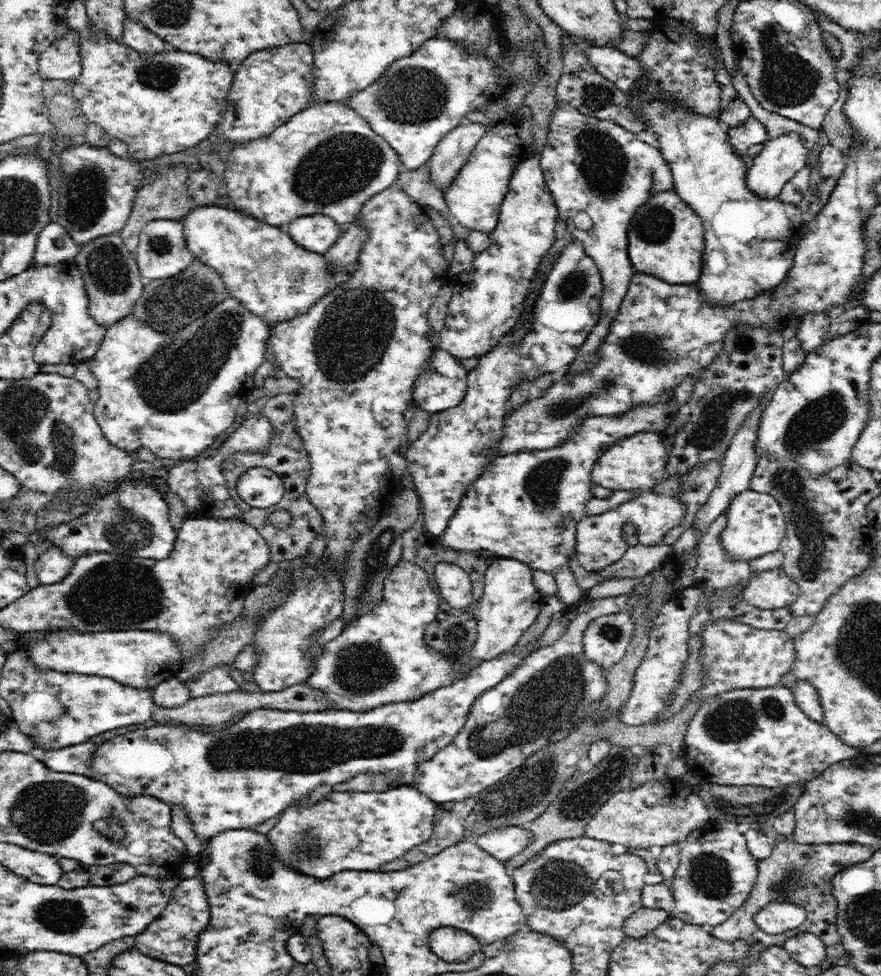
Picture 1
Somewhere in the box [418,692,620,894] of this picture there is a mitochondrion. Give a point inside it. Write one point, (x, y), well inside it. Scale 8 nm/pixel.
(522, 794)

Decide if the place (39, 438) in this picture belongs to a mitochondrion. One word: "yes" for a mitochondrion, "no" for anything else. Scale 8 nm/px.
yes

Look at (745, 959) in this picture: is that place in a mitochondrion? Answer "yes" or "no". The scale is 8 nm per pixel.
no

